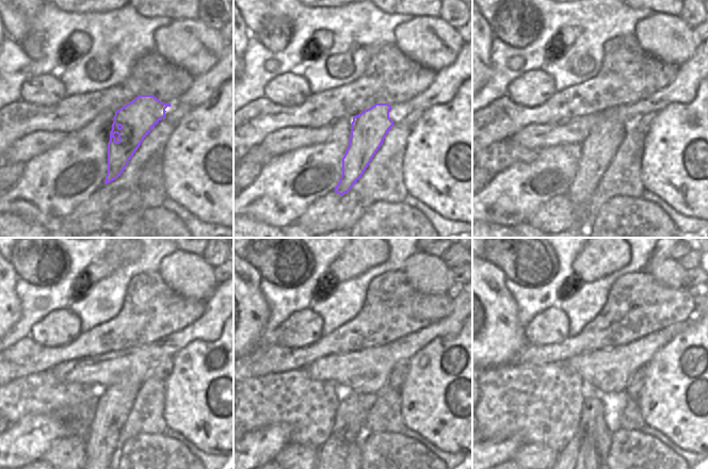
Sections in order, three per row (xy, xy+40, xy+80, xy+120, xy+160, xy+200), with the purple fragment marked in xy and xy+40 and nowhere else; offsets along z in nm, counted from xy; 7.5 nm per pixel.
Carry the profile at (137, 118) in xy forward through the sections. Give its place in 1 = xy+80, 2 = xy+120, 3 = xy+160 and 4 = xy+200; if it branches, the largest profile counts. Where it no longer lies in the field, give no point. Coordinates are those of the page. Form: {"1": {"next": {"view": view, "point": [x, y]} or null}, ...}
{"1": {"next": {"view": "xy+80", "point": [599, 148]}}, "2": {"next": {"view": "xy+120", "point": [114, 404]}}, "3": {"next": {"view": "xy+160", "point": [354, 406]}}, "4": {"next": {"view": "xy+200", "point": [572, 454]}}}

